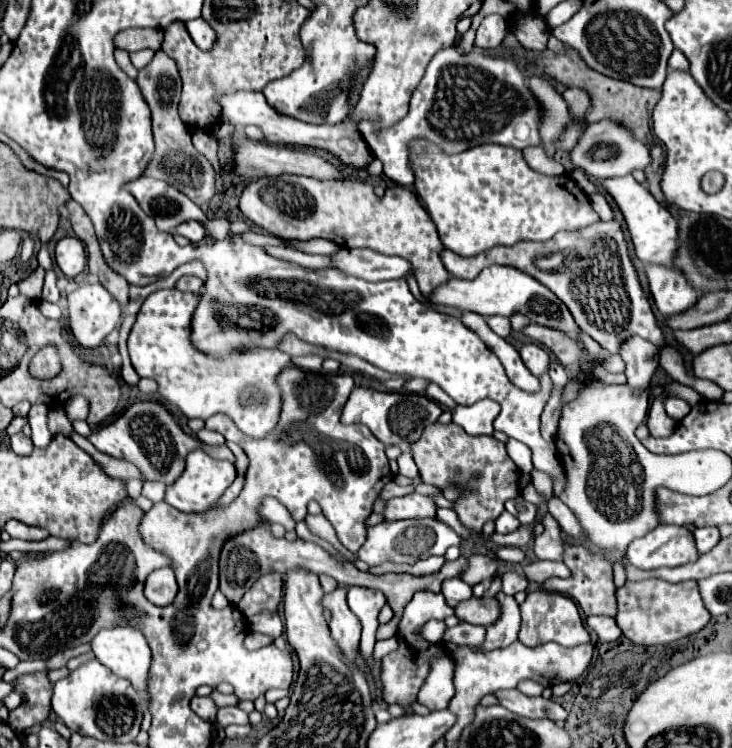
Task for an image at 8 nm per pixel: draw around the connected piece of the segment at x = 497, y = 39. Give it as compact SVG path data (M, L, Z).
M489 15L481 21L477 27L477 37L475 37L475 47L479 49L495 49L501 45L503 37L509 31L509 23L501 15Z

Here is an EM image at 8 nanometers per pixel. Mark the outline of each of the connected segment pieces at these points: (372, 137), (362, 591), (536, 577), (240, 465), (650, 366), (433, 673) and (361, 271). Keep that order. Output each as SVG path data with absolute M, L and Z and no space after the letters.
M449 47L447 51L439 51L427 65L419 87L413 91L407 117L389 129L377 129L373 121L361 121L359 129L373 155L383 163L383 173L395 183L411 187L415 181L409 151L411 141L427 139L447 155L483 143L525 149L541 145L537 133L539 119L539 103L513 61L481 53L459 53L455 47Z
M349 587L347 591L347 603L349 609L359 617L363 625L363 635L361 635L361 667L367 667L367 661L371 659L373 645L375 645L375 631L379 627L377 615L383 609L385 595L381 591L369 589L369 587Z
M535 561L525 567L525 575L529 581L543 585L551 577L567 577L569 569L563 563L555 563L555 561Z
M227 443L227 447L229 447L229 449L233 451L233 455L235 455L235 469L237 469L237 473L239 473L239 475L245 475L247 465L249 465L249 459L247 459L245 451L243 451L239 445L235 445L235 443Z
M629 337L619 345L619 355L625 361L629 387L649 387L649 381L659 365L659 347L641 337Z
M443 655L431 663L429 677L425 679L419 691L419 703L427 705L429 709L439 711L439 709L447 709L453 695L455 695L453 663L447 655Z
M341 247L331 255L331 267L347 275L361 277L365 281L399 279L399 277L405 277L407 273L413 273L413 267L409 261L401 257L383 255L367 247L361 247L361 249Z

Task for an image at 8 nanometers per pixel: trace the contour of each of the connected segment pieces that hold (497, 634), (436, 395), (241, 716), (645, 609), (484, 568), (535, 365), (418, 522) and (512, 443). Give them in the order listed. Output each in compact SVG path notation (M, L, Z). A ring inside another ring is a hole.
M497 593L495 599L499 599L499 605L501 605L501 615L499 619L487 627L487 637L483 641L483 645L479 645L481 649L497 649L497 647L507 647L511 645L513 641L517 641L517 633L519 633L519 621L521 621L521 615L519 615L519 605L515 603L513 597L505 595L505 593Z
M431 383L431 385L429 385L429 389L427 389L427 397L431 397L431 399L433 399L433 401L437 401L437 403L441 403L441 405L443 405L445 409L449 409L449 411L451 411L451 409L455 409L455 405L457 405L457 403L455 403L455 401L451 401L451 399L445 395L445 391L441 391L435 383Z
M223 707L219 709L217 713L217 721L225 727L225 725L231 725L231 723L237 723L237 725L249 725L249 717L245 711L239 711L237 707Z
M665 579L625 581L625 585L617 589L617 605L619 611L615 619L623 635L637 645L667 645L671 641L697 633L711 619L695 581L683 583L669 583Z
M471 555L467 559L467 567L463 569L463 573L459 575L465 583L469 585L477 585L485 579L495 577L499 571L499 561L487 555Z
M527 343L527 345L523 345L521 347L521 359L523 359L523 363L527 365L527 369L533 373L533 375L541 375L541 373L545 373L547 369L549 369L549 353L543 349L543 347L539 347L539 345L535 345L535 343Z
M403 519L403 521L383 521L379 525L373 525L367 529L367 541L359 549L357 557L367 563L369 567L381 565L383 561L393 563L417 563L419 559L427 559L433 555L445 555L447 547L457 547L461 543L461 537L441 523L439 519Z
M509 439L505 443L505 447L507 447L507 455L519 467L519 471L531 473L533 463L531 463L531 451L529 451L529 447L523 445L523 443L519 443L519 441L515 441L515 439Z

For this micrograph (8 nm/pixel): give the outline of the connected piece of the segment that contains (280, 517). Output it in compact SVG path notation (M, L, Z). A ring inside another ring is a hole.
M273 497L264 499L259 509L259 515L264 516L263 519L267 519L269 523L281 523L285 527L285 531L295 529L295 521L291 519L289 511L281 503L277 503Z

